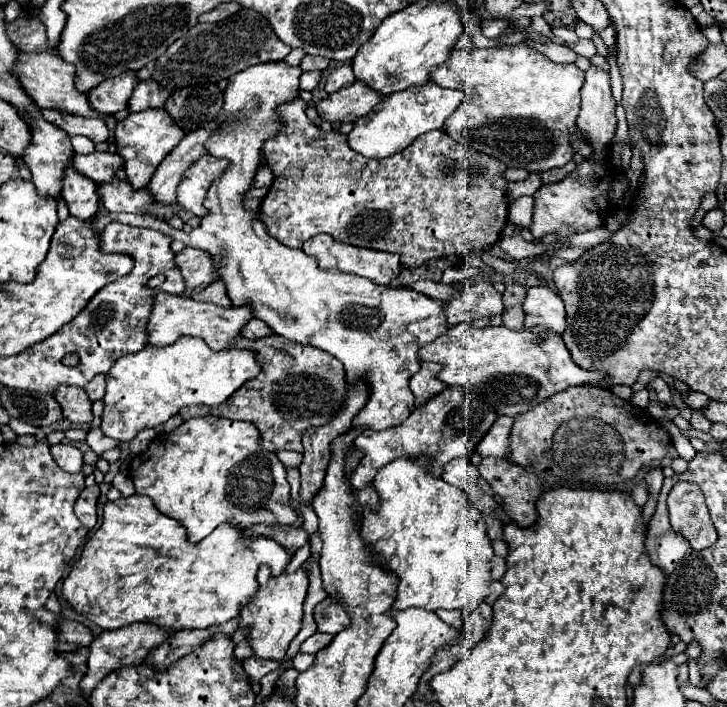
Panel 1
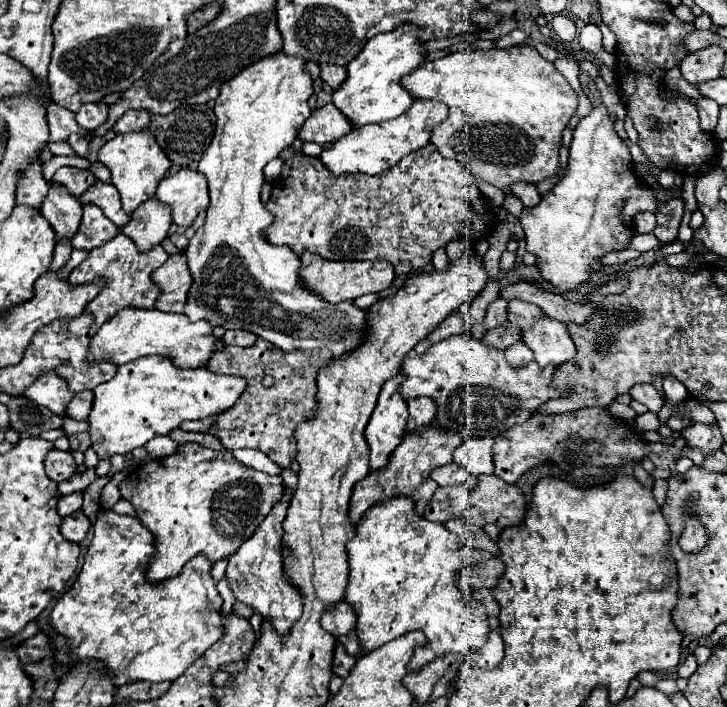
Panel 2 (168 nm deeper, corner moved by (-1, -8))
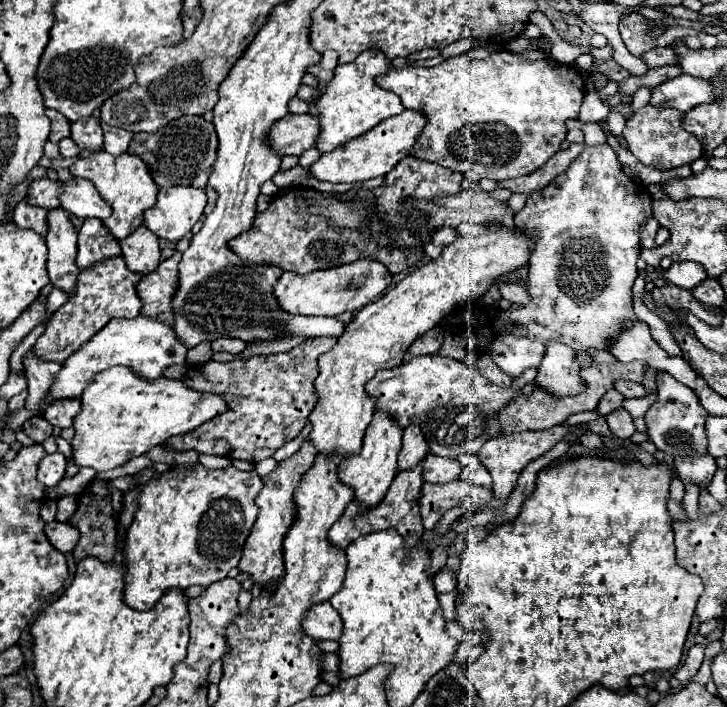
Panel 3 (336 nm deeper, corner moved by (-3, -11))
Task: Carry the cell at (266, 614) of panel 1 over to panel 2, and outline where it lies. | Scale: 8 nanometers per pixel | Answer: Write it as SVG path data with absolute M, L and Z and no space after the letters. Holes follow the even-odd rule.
M285 487L281 501L273 505L265 521L261 521L261 525L257 527L257 533L253 533L253 537L249 537L249 541L245 541L245 545L241 545L241 549L237 549L233 557L229 557L225 573L235 597L253 607L255 611L259 611L265 619L269 619L279 633L285 633L301 617L303 609L303 597L285 579L281 561L281 537L283 537L281 521L285 519L289 501L291 501L291 491Z

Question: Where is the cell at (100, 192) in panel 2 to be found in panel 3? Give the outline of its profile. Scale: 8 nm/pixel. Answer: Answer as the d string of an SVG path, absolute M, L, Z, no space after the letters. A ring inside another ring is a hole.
M73 178L63 182L61 206L77 218L101 218L107 220L111 216L111 206L99 196L97 188L85 178Z

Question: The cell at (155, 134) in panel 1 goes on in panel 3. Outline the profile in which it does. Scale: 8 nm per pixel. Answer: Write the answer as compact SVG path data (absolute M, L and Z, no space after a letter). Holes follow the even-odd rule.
M95 152L89 158L79 158L69 170L73 176L91 180L97 186L99 194L111 204L113 214L109 216L109 220L105 224L117 240L123 240L131 232L135 232L143 224L143 212L153 208L153 204L157 200L159 188L151 176L151 168L135 154L123 152L115 158L109 152Z

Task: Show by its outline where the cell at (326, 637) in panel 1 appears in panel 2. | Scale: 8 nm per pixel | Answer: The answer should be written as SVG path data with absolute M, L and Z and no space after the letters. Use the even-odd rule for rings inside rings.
M337 643L337 647L335 647L335 657L333 657L333 673L339 675L339 677L347 677L349 671L351 671L351 667L355 665L355 661L357 661L357 659L355 659L353 655L345 653L345 647L341 647L341 645Z

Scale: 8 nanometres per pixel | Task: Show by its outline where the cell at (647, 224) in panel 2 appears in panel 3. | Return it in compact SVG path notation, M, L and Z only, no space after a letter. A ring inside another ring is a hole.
M649 218L643 222L643 226L639 228L639 234L641 234L641 246L643 248L655 248L653 246L653 240L655 240L655 234L659 230L659 222L655 218Z

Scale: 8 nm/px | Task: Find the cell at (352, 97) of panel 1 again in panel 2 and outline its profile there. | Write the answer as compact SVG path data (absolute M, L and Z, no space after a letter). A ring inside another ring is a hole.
M327 103L311 113L311 117L299 127L297 137L303 143L313 141L313 143L325 145L325 143L333 143L333 141L341 139L349 131L351 131L351 125L349 125L347 117L343 117L343 113L339 109L335 109L333 103Z

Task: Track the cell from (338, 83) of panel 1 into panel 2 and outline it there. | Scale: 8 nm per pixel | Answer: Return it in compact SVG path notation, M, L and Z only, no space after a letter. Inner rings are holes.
M323 63L323 65L321 65L321 79L323 79L325 83L329 83L333 89L337 89L337 87L345 81L345 77L347 77L345 67L333 65L333 63Z

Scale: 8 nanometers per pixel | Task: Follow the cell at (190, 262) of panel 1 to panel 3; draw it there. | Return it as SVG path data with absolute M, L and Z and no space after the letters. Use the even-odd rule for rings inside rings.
M179 254L163 260L157 270L143 276L139 280L139 298L143 300L143 316L157 316L159 320L167 320L167 324L173 324L173 294L177 292L179 284Z

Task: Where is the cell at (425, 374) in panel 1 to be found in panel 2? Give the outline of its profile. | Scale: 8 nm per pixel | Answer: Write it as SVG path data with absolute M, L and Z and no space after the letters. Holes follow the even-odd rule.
M419 397L419 399L407 401L407 405L409 405L409 419L407 419L405 433L415 433L433 421L435 403L429 397Z

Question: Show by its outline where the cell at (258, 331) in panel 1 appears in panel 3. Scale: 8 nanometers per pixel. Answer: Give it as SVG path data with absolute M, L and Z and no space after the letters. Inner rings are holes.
M217 338L211 342L213 350L225 350L225 352L231 352L231 354L239 354L245 350L247 342L243 340L235 340L235 338Z

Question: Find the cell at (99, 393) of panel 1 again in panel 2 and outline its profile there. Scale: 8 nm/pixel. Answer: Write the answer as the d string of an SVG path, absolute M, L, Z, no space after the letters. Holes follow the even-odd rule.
M91 391L77 393L77 395L67 403L65 415L71 417L71 419L77 419L77 421L85 421L87 415L89 415L89 411L91 411L91 405L93 405L93 393L91 393Z

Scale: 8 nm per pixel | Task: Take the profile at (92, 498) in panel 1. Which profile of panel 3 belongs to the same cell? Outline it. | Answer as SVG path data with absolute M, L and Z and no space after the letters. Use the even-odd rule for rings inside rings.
M51 522L47 524L47 536L51 540L51 544L55 544L55 548L59 548L59 552L71 552L79 540L79 530L75 530L73 524L69 522Z

